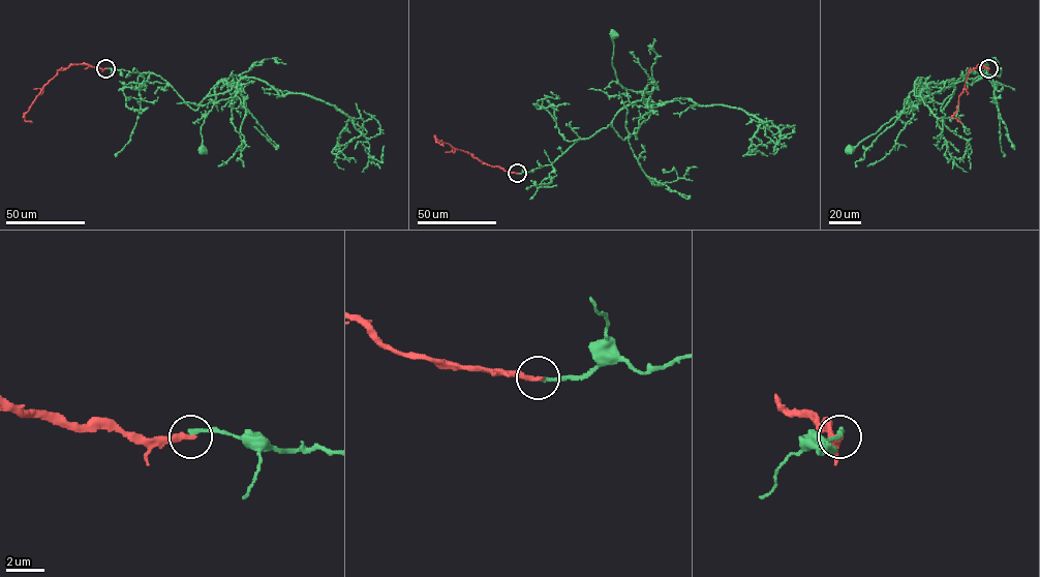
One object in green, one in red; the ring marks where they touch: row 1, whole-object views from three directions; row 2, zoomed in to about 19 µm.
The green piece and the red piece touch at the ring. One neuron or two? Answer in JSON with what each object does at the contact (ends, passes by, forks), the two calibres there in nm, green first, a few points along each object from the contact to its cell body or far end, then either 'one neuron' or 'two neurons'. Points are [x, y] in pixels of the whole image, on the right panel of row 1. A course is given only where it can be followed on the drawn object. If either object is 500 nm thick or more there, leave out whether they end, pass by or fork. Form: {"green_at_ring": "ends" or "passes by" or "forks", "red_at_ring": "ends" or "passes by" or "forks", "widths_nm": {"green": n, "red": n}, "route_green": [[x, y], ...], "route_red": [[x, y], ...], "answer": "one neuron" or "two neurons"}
{"green_at_ring": "ends", "red_at_ring": "ends", "widths_nm": {"green": 220, "red": 320}, "route_green": [[988, 68], [955, 82], [943, 110], [916, 91], [921, 83], [904, 110], [850, 150]], "route_red": [[988, 68], [982, 63], [969, 70], [956, 112], [951, 117], [961, 122]], "answer": "two neurons"}

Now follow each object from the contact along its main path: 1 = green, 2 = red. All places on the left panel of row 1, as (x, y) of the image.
1: (105, 68), (153, 72), (194, 110), (207, 96), (237, 83), (237, 93), (218, 100), (206, 117), (202, 150)
2: (105, 68), (82, 63), (59, 70), (24, 114), (25, 120), (32, 122)

